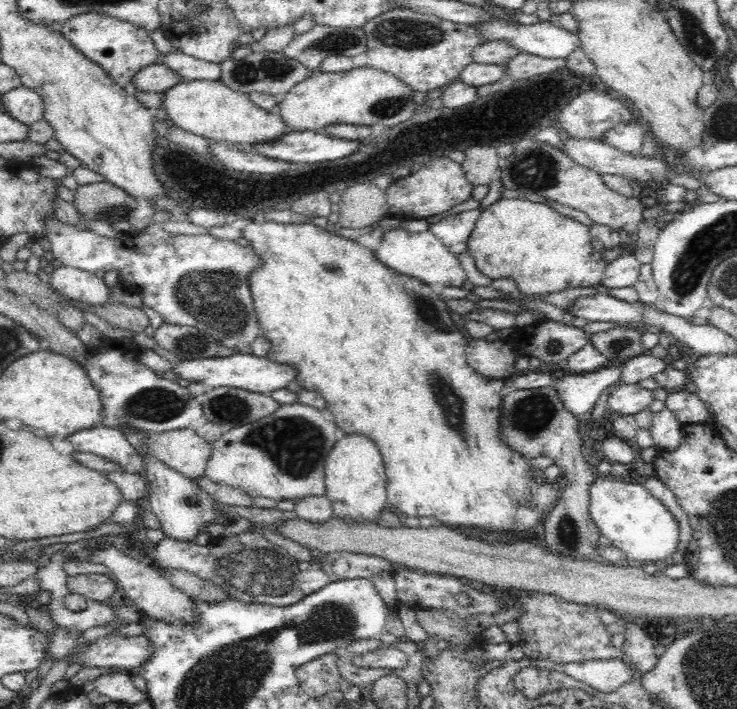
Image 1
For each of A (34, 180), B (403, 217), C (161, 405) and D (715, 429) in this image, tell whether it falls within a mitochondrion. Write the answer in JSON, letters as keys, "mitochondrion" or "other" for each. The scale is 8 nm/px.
{"A":"other","B":"other","C":"mitochondrion","D":"other"}

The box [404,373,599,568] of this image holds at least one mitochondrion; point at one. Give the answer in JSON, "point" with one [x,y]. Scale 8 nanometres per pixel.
{"point":[528,417]}

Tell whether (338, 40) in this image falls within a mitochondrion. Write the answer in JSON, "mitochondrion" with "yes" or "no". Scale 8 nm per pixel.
{"mitochondrion":"yes"}

